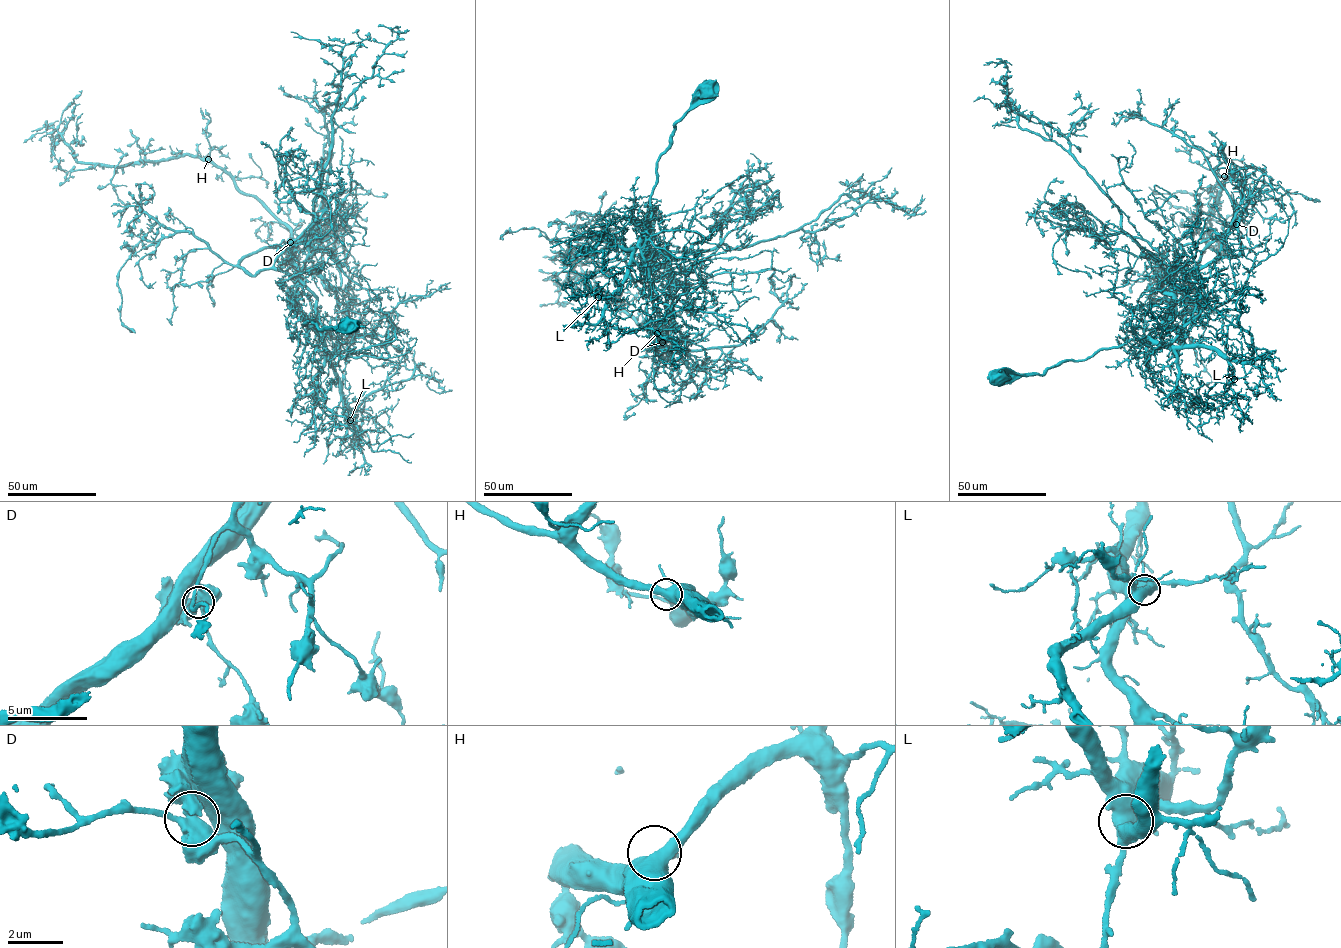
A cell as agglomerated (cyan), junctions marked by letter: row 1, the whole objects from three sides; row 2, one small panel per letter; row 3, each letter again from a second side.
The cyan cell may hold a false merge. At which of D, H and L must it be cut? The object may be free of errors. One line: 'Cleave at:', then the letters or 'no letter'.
Cleave at: D

